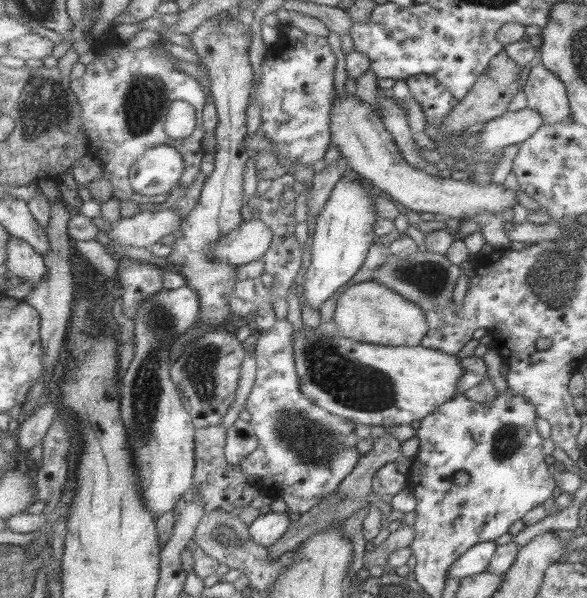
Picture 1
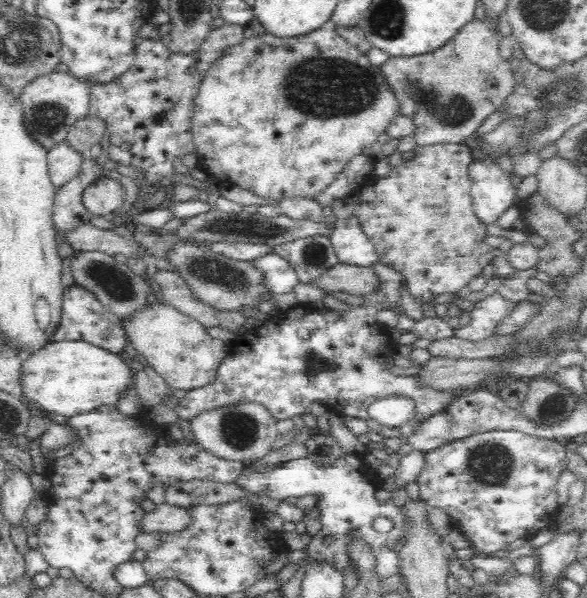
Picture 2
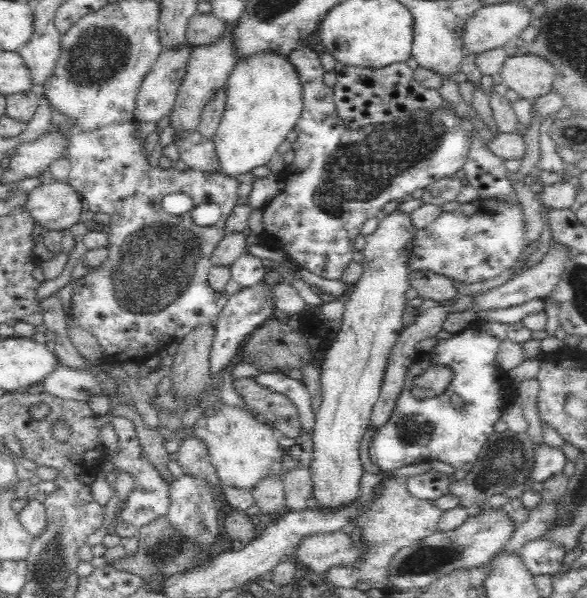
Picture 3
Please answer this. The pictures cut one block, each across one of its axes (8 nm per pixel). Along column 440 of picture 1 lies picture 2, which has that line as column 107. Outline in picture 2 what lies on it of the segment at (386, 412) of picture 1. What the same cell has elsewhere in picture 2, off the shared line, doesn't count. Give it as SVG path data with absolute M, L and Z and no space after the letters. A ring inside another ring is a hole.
M80 339L50 342L36 353L24 356L20 368L22 393L36 401L44 410L64 420L75 414L98 409L100 405L115 406L124 390L128 390L133 372L120 360L118 353L94 346Z

